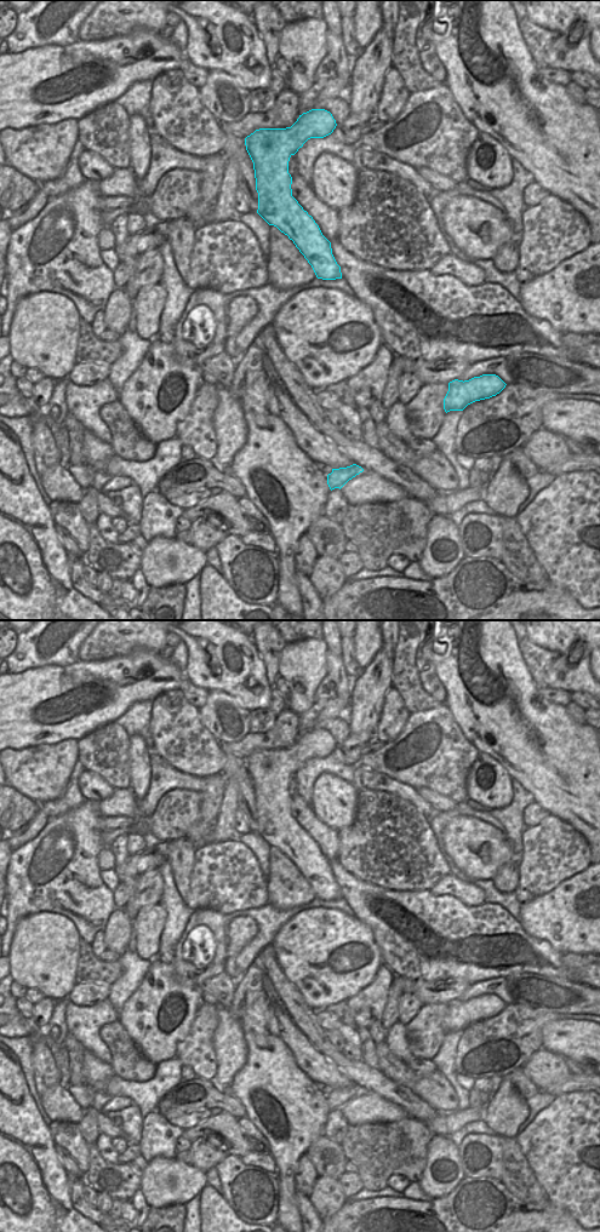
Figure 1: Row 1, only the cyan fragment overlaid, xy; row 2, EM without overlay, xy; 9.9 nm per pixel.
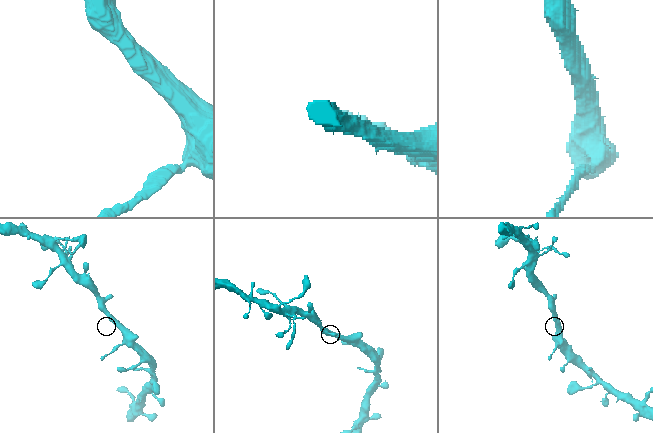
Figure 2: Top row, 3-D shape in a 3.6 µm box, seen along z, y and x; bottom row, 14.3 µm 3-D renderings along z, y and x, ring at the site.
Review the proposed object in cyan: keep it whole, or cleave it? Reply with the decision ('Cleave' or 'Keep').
Keep.

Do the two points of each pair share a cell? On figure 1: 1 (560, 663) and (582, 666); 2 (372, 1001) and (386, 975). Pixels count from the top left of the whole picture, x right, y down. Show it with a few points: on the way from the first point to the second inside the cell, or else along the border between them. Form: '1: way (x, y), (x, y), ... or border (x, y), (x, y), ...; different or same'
1: way (565, 668), (577, 669); same
2: way (375, 995), (382, 981); same

